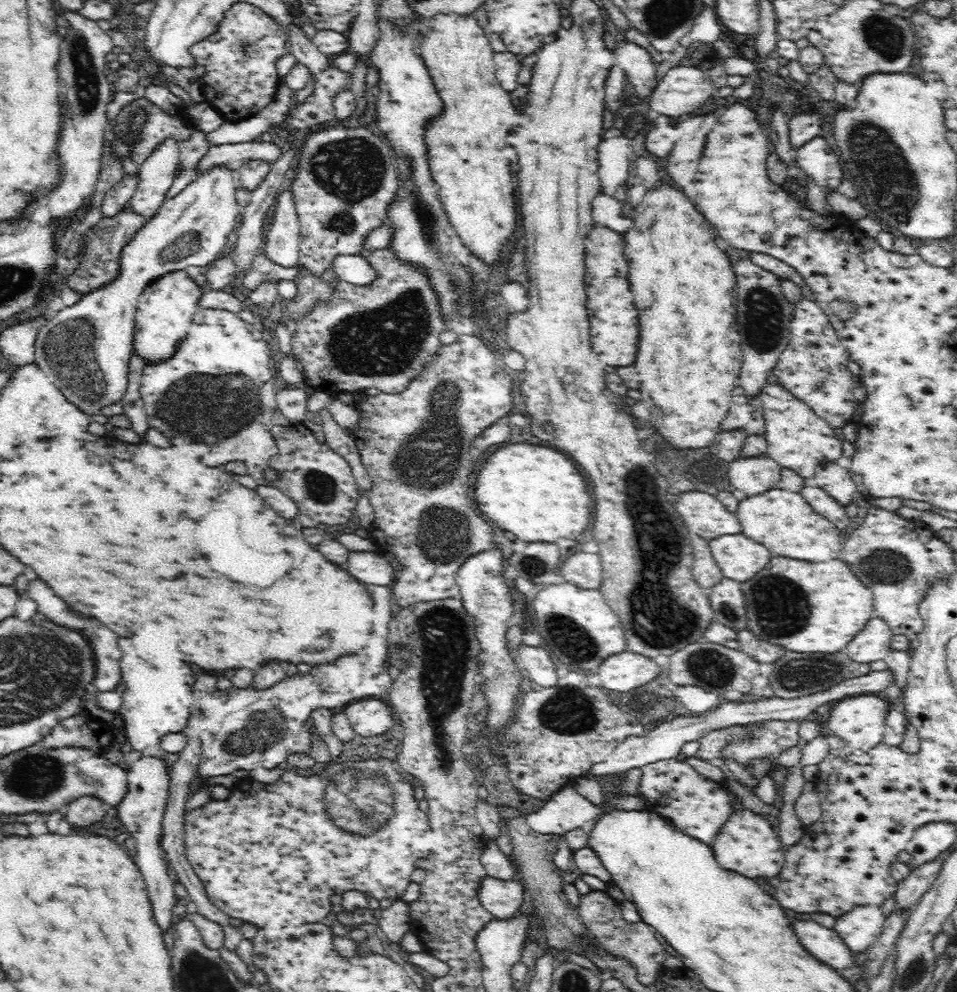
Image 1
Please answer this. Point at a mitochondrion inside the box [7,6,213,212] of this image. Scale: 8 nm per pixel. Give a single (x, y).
(86, 87)

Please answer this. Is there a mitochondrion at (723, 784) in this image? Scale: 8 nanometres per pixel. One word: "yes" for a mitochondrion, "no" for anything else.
no

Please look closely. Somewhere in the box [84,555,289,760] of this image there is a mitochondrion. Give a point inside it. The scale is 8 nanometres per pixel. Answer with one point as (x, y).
(262, 730)

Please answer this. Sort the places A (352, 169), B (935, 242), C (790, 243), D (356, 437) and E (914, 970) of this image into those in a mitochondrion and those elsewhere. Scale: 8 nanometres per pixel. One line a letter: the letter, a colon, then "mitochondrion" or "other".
A: mitochondrion
B: other
C: other
D: other
E: mitochondrion

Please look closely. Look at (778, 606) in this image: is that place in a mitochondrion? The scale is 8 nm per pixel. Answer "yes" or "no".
yes

